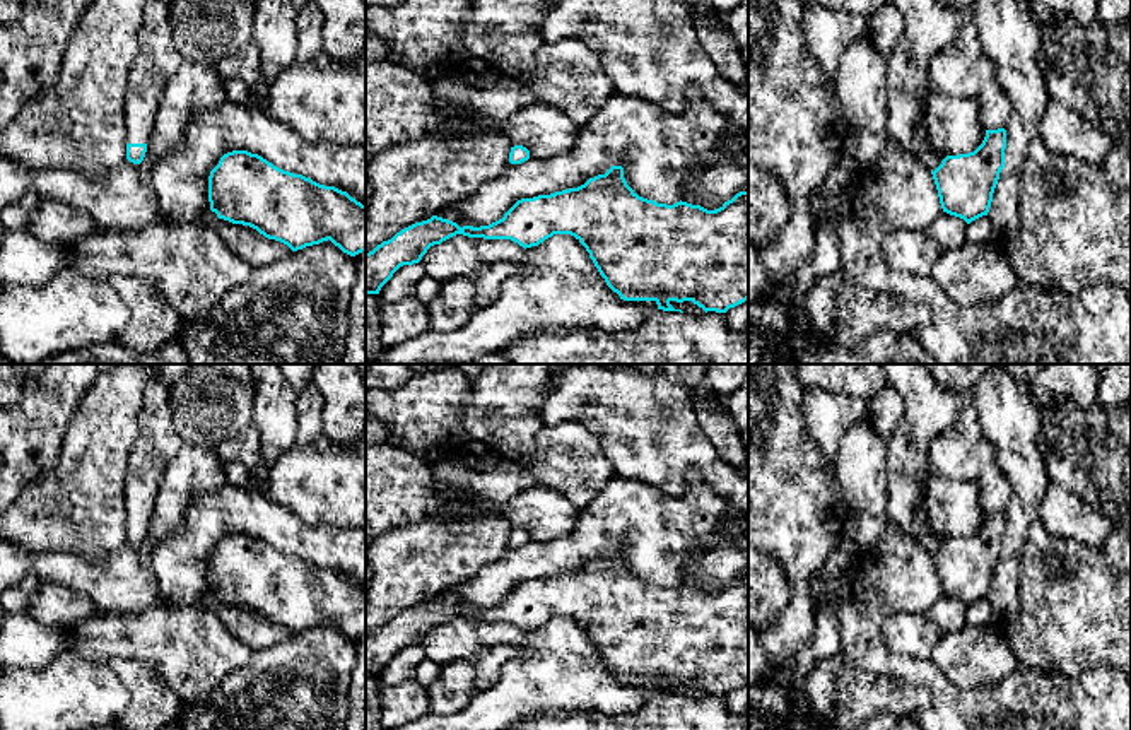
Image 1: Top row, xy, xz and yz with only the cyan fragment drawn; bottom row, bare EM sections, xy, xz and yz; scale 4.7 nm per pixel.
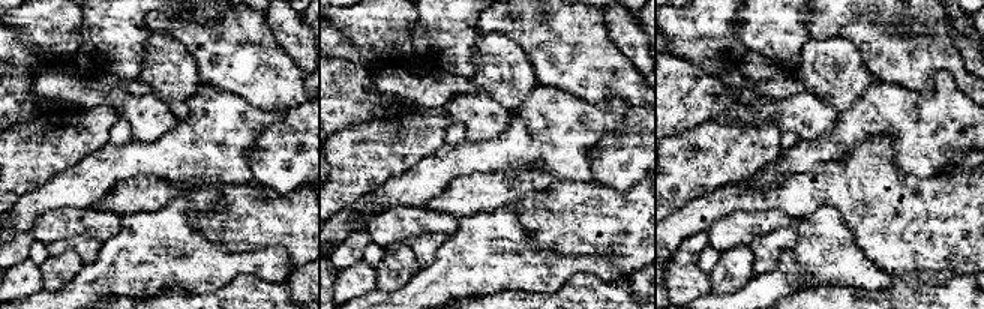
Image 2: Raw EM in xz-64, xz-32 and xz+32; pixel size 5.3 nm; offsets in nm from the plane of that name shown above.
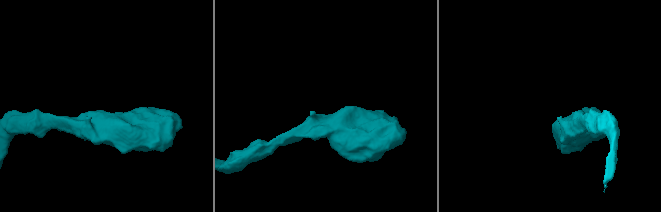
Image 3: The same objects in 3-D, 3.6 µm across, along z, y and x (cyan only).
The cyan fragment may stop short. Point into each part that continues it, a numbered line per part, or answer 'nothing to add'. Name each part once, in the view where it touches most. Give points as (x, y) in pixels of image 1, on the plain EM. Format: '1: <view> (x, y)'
1: xy (158, 443)

